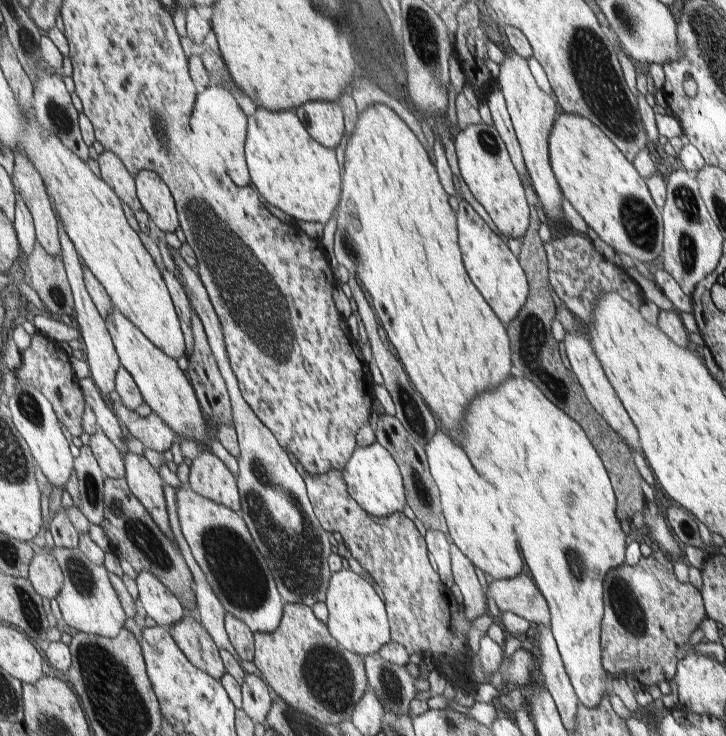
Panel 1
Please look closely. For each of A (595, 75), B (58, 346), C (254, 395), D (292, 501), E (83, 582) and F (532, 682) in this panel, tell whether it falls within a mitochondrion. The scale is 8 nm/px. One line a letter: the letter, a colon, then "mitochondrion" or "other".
A: mitochondrion
B: other
C: other
D: mitochondrion
E: mitochondrion
F: other

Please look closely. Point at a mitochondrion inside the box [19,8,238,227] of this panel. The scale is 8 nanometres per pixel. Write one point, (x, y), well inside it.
(56, 112)

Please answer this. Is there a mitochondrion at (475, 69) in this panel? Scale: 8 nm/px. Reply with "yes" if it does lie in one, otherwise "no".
no

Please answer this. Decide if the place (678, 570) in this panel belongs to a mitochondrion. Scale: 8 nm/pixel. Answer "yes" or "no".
no

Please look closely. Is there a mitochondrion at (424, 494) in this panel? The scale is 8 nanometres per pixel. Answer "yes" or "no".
yes

